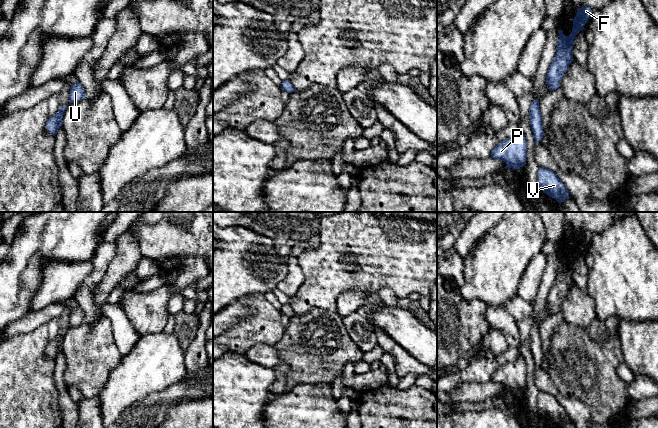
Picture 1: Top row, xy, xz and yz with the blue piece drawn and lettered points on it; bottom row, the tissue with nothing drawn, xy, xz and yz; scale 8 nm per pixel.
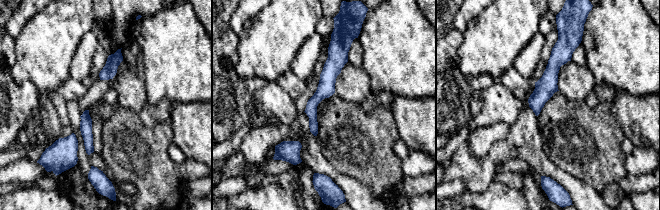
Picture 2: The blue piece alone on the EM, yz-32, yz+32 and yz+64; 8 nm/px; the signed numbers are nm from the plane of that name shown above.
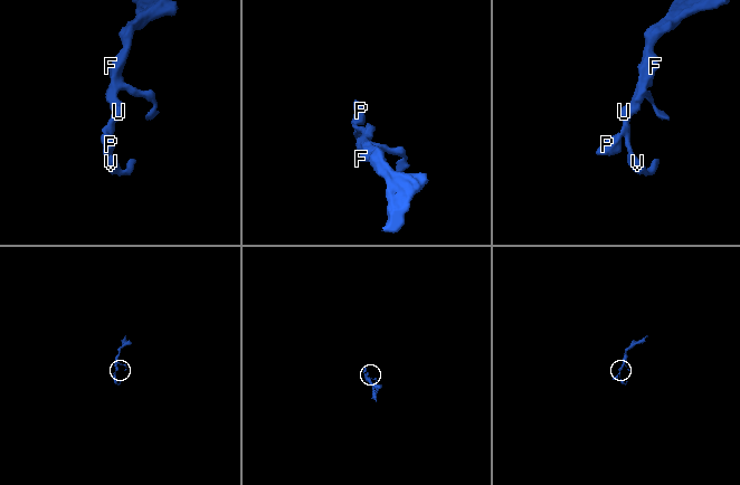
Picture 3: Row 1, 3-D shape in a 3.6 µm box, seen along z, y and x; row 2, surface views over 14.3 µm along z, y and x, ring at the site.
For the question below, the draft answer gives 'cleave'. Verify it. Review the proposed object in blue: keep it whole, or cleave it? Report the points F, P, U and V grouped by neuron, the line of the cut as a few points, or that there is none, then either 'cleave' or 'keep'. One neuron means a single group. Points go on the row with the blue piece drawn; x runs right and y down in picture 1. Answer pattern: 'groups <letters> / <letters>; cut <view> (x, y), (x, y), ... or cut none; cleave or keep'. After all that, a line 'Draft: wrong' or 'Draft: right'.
groups F P U V; cut none; keep
Draft: wrong

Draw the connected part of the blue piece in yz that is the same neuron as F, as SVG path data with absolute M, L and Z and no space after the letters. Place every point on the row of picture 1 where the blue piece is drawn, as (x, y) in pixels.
M583 6L577 10L573 19L572 32L569 36L565 36L562 30L558 30L559 38L557 41L556 54L548 69L546 82L549 90L553 91L560 87L563 75L567 72L573 59L573 45L575 36L583 31L585 24L592 15L592 9Z

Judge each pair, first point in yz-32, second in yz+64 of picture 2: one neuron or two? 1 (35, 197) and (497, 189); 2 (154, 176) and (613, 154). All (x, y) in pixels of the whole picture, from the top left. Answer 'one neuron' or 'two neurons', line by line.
1: one neuron
2: one neuron

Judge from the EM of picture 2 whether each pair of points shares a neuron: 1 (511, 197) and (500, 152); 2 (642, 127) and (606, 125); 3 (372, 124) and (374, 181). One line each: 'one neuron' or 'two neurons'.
1: two neurons
2: two neurons
3: one neuron

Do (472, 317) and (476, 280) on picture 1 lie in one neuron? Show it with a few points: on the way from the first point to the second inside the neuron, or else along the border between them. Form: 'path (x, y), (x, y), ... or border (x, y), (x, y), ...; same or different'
border (465, 279), (460, 295), (488, 307); different

